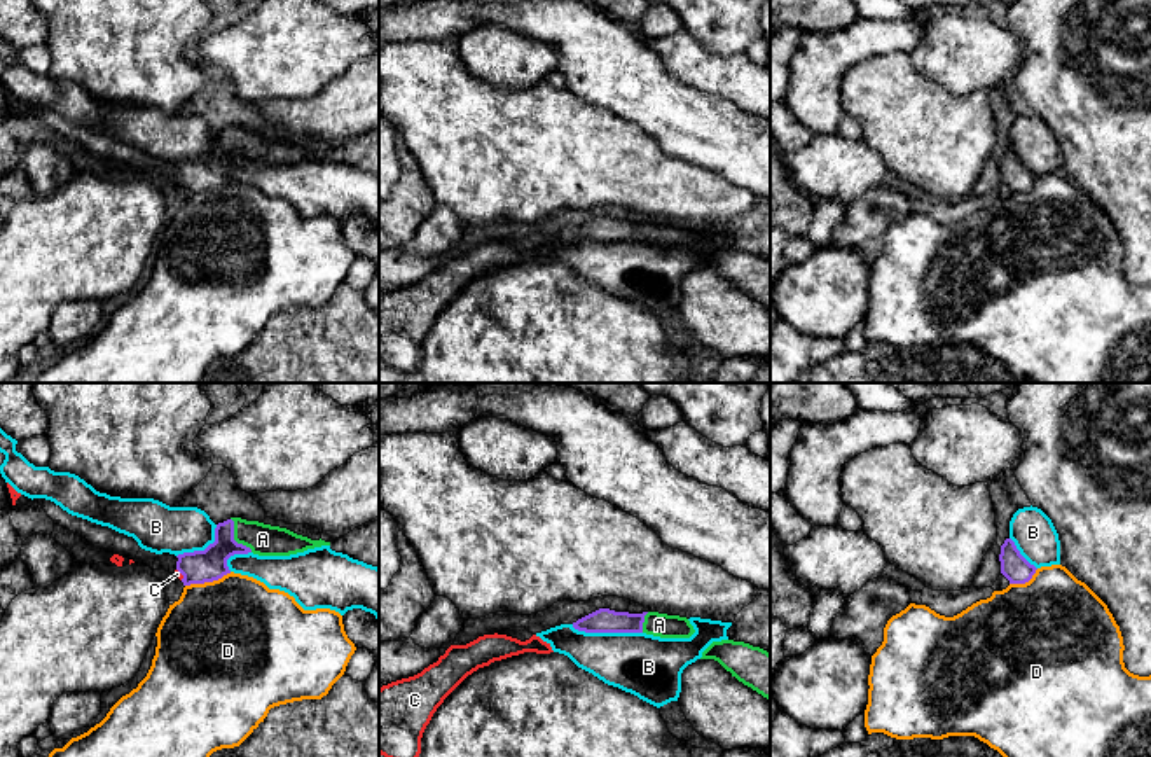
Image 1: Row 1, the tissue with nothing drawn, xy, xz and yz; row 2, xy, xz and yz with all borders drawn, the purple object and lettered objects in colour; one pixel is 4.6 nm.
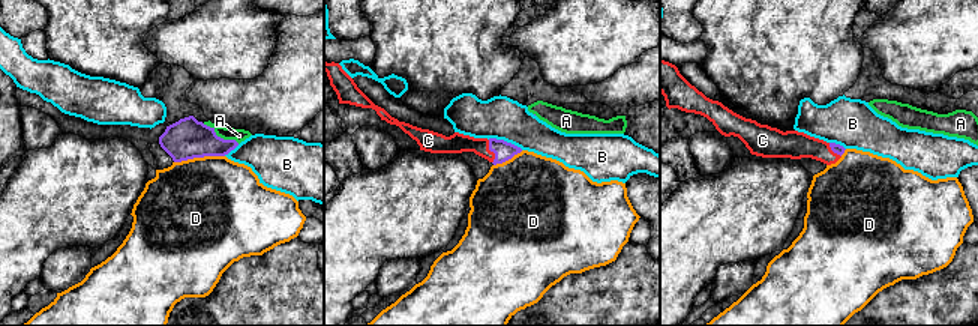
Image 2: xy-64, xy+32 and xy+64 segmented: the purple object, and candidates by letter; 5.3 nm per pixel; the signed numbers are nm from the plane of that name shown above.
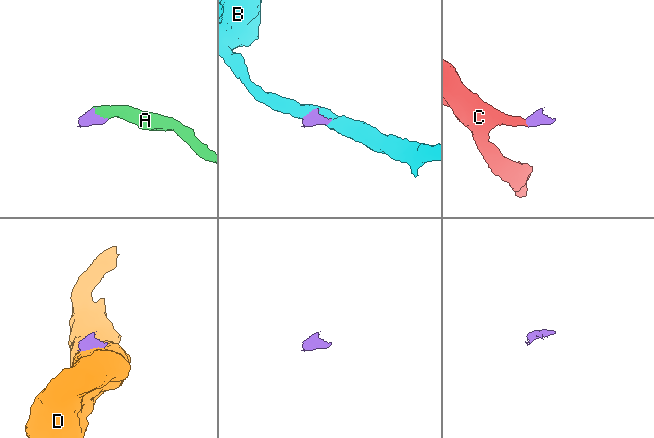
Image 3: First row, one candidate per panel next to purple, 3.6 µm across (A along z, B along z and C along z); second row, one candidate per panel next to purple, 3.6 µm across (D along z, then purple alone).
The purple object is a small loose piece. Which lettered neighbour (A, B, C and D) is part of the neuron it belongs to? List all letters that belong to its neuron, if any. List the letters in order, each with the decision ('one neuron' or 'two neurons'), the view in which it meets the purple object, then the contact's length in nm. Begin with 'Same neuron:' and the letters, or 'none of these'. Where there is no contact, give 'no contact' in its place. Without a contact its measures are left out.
Same neuron: A, C
A: one neuron; meets purple in xy; contact 190 nm long
B: two neurons; meets purple in xz; contact 340 nm long
C: one neuron; meets purple in xy; contact 60 nm long
D: two neurons; meets purple in xy; contact 220 nm long

